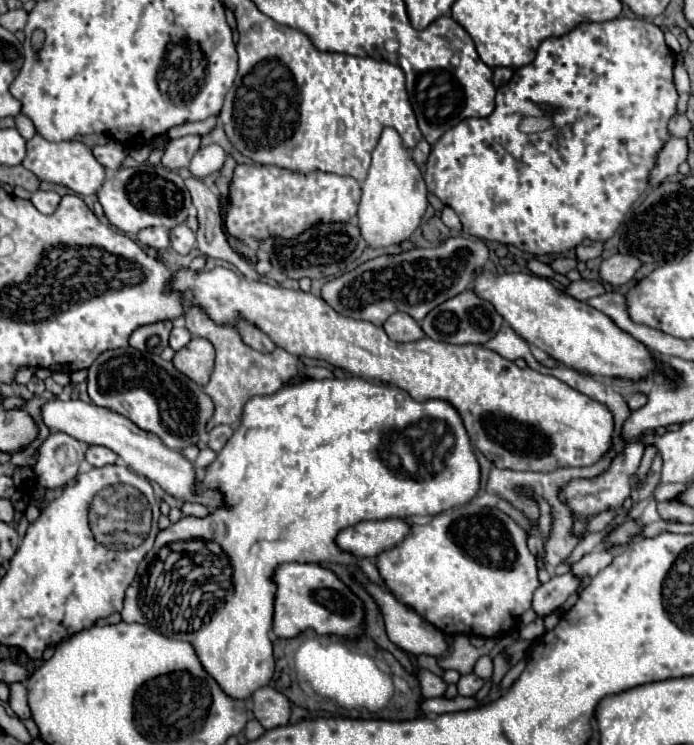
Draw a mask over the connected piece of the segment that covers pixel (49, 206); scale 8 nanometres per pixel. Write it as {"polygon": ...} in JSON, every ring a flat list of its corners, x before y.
{"polygon":[[36,191,30,201,34,203,34,207,36,207,40,213,52,215,52,213,58,209,60,199,62,199,62,197,60,197,58,193,54,193,54,191]]}

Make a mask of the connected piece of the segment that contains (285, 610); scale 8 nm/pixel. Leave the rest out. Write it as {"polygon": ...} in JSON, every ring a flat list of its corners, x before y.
{"polygon":[[284,563,274,569,274,619,272,631,276,637,296,637,304,629,314,629,318,635,342,635,356,639,362,631,364,605,338,577,314,563]]}

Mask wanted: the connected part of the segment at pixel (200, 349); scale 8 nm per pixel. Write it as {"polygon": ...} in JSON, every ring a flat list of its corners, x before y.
{"polygon":[[194,337,184,349,176,351,172,363,180,373,204,387,214,367,214,347,210,345,210,341]]}

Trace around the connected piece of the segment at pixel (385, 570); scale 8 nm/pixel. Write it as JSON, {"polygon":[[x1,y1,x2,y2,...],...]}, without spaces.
{"polygon":[[466,503,462,507,438,513,426,525,410,525,410,535,406,535,398,545,382,551,376,557,376,567,384,587,400,603,414,609,442,633,504,637,516,625,518,617,530,609,532,595,540,587,536,557,530,553,526,539,526,531,500,509]]}

